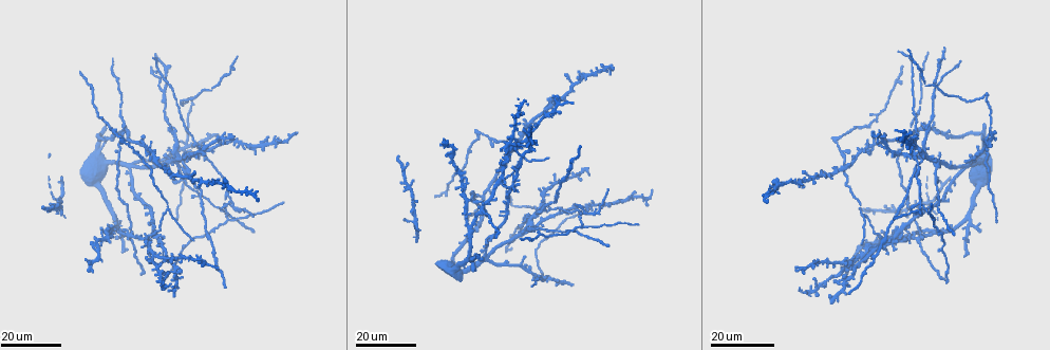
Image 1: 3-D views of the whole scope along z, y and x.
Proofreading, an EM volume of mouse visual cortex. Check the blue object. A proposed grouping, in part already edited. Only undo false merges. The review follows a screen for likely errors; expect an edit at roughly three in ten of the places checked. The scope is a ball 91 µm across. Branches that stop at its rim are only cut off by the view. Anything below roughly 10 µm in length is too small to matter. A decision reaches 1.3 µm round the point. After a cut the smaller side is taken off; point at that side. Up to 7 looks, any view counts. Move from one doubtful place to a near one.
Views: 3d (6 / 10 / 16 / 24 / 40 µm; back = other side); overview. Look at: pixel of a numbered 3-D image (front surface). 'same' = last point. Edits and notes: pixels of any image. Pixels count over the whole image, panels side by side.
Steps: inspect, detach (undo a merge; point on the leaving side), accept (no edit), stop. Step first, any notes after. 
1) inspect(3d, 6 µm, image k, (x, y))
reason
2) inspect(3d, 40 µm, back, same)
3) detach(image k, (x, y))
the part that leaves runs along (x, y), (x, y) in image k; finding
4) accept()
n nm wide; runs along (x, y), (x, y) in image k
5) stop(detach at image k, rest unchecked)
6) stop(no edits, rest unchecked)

inspect(3d, 24 µm, image 1, (499, 183))
four-way junction

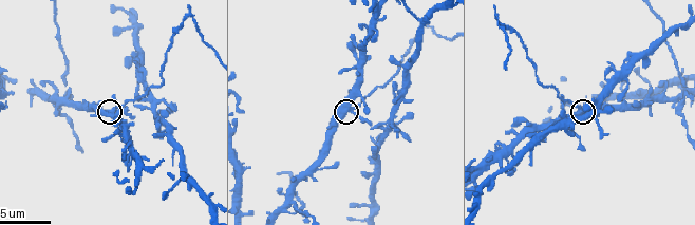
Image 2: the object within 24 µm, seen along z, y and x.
inspect(3d, 10 µm, image 2, (349, 108))

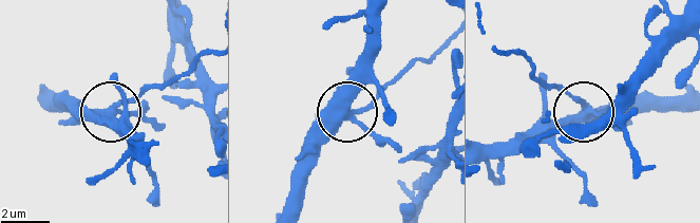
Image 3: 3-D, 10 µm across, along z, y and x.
detach(image 3, (359, 110))
4 arms; the part that leaves runs along (335, 128), (448, 39) in image 3; a second cell is stuck on

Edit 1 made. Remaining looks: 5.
inspect(3d, 24 µm, image 1, (183, 148))
four arms meet

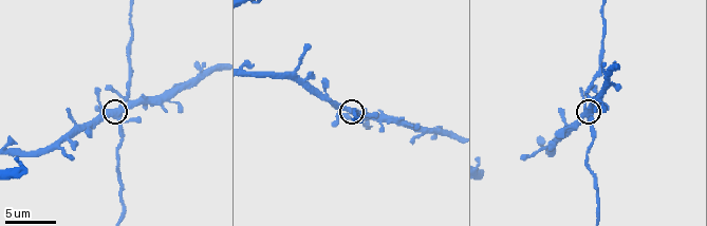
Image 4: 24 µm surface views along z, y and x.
inspect(3d, 10 µm, image 4, (118, 116))
closer look

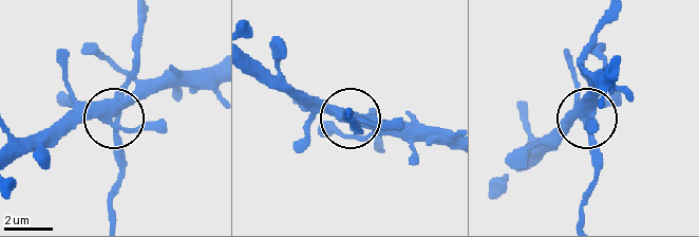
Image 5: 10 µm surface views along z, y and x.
accept()
4 arms; runs along (16, 159), (89, 120), (107, 117), (113, 124), (119, 188) in image 5; one cell here

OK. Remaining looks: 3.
inspect(3d, 16 µm, image 1, (918, 193))
three-way junction

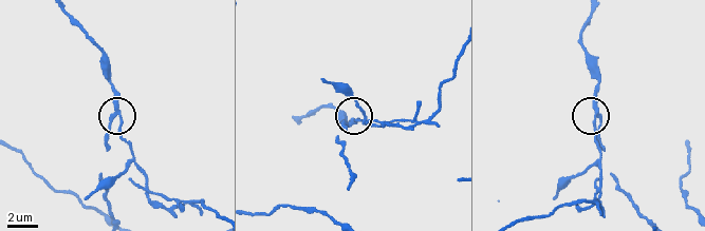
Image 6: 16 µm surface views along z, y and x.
inspect(3d, 10 µm, image 6, (599, 114))

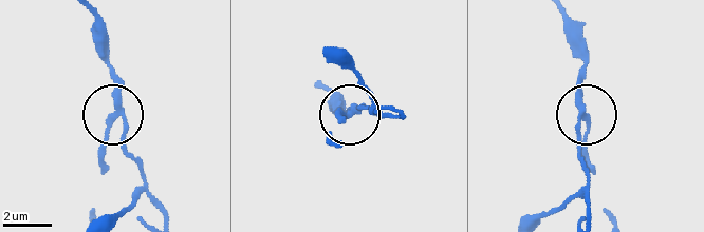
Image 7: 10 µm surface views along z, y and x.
detach(image 7, (121, 148))
3 arms; two cells meet here

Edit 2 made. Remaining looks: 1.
stop(detach at image 3, detach at image 7, rest unchecked)

